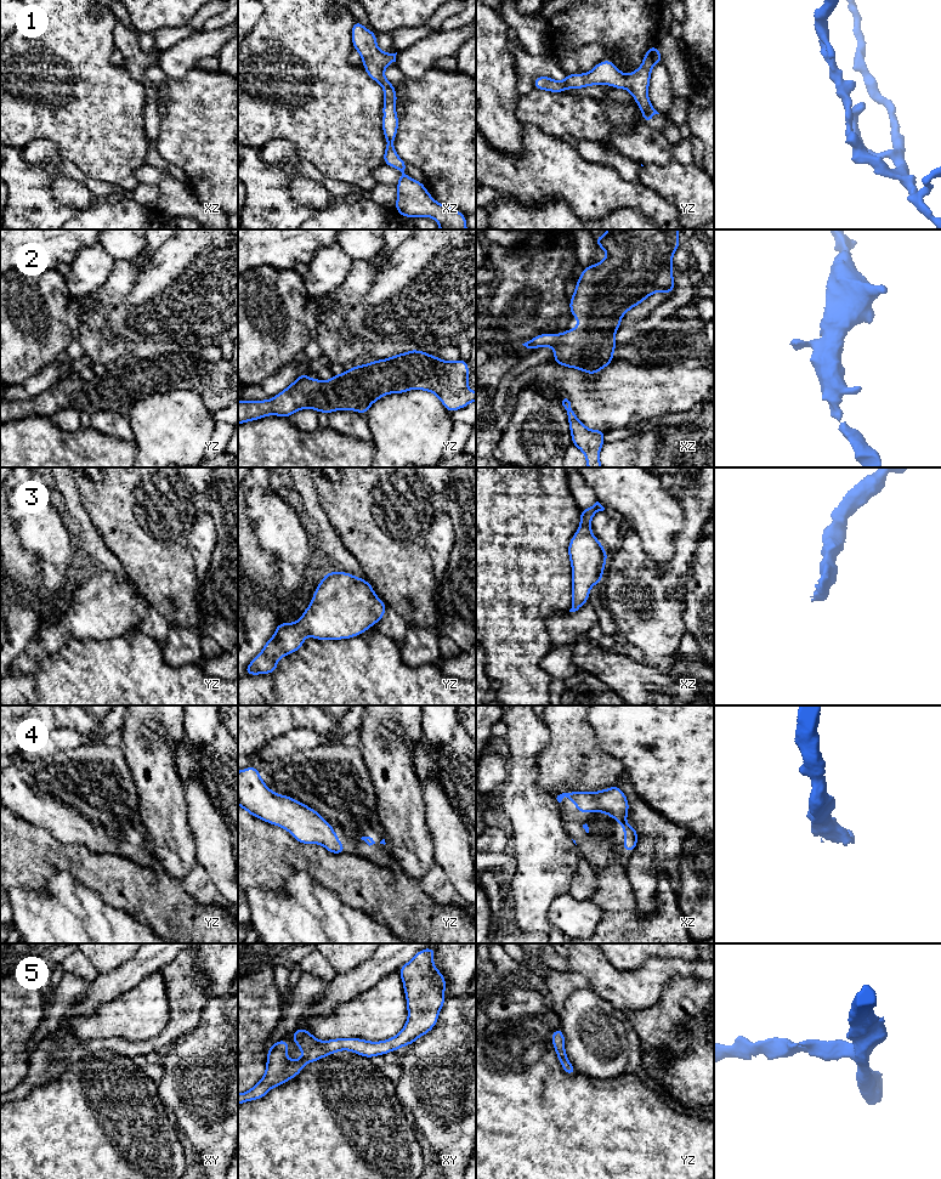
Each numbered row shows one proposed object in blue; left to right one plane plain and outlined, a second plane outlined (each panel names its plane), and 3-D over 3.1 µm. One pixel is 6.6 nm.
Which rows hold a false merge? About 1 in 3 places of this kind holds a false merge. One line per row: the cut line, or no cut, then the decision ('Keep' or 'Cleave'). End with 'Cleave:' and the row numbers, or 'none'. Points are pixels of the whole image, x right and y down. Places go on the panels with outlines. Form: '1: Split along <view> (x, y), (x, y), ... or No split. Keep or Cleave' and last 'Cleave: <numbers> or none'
1: No split. Keep
2: No split. Keep
3: No split. Keep
4: No split. Keep
5: No split. Keep
Cleave: none

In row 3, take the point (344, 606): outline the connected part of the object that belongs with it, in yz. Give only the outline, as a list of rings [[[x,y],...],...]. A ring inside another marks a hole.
[[[341,571],[328,572],[313,593],[312,602],[296,623],[280,623],[276,635],[270,637],[263,650],[250,662],[244,673],[248,675],[270,674],[277,669],[283,656],[296,652],[308,634],[316,640],[341,640],[361,635],[378,623],[385,614],[386,605],[374,594],[373,586],[365,580]]]

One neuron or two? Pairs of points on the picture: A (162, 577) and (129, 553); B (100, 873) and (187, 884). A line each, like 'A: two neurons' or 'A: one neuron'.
A: one neuron
B: two neurons

